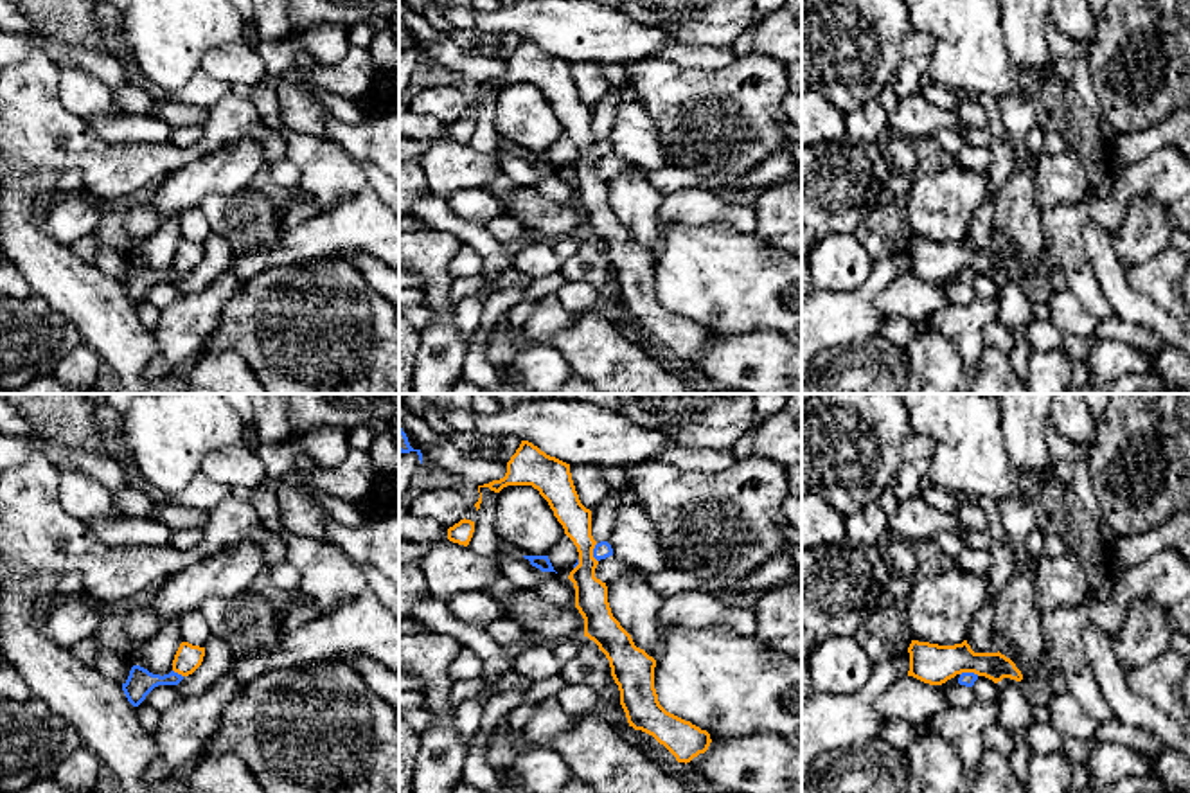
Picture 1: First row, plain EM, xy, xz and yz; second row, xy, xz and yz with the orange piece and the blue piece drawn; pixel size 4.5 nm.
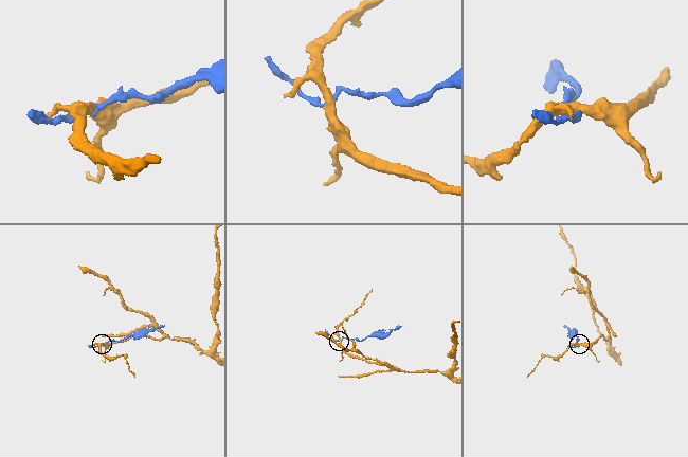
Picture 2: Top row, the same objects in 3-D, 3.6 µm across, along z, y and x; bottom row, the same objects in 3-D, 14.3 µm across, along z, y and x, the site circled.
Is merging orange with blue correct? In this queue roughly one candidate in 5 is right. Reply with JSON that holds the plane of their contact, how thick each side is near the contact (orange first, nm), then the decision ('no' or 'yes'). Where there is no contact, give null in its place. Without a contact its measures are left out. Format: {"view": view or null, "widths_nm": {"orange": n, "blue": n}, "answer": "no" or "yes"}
{"view": "xz", "widths_nm": {"orange": 140, "blue": 70}, "answer": "no"}

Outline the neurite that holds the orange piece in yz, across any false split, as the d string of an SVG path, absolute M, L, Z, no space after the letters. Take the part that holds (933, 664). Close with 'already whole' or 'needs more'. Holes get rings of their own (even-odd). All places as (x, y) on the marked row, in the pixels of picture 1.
M911 640L908 653L908 676L913 676L929 685L942 685L962 673L974 673L992 680L994 683L1001 682L1003 678L1016 682L1023 680L1021 671L1010 658L999 651L974 653L967 640L955 646Z; already whole

